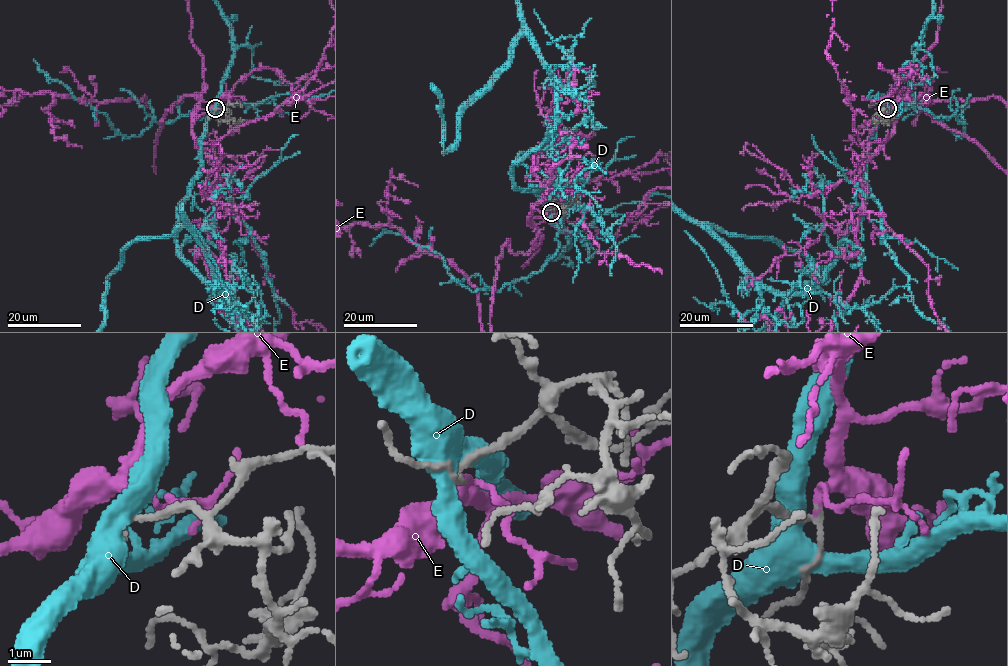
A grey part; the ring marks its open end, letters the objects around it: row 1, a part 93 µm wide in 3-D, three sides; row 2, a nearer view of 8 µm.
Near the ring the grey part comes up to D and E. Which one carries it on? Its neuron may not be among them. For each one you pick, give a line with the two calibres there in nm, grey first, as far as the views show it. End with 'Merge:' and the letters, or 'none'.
E: calibres 150 and 150 nm
Merge: E

